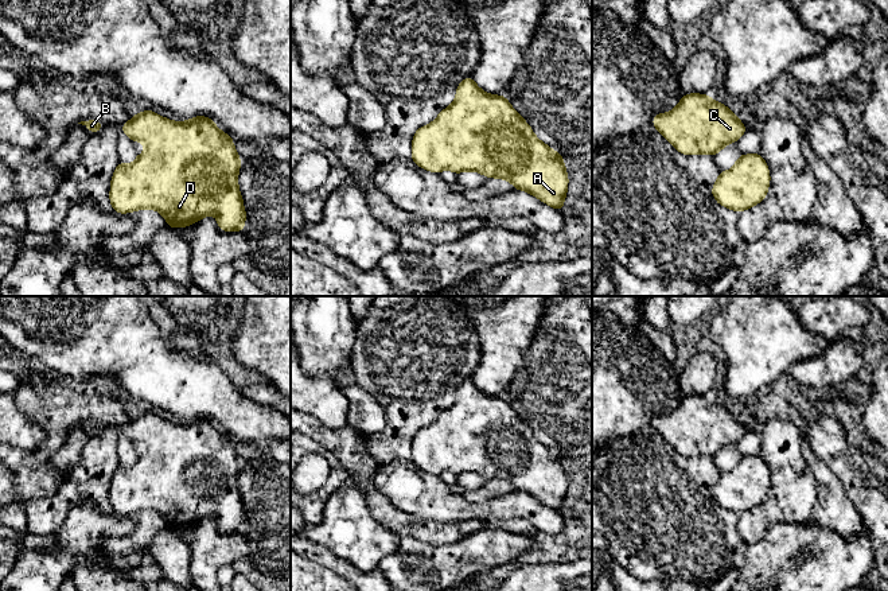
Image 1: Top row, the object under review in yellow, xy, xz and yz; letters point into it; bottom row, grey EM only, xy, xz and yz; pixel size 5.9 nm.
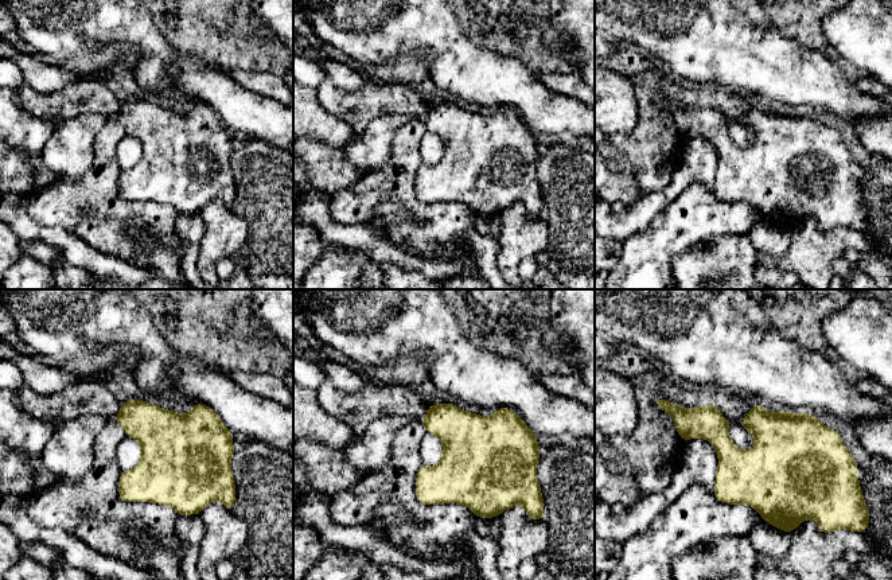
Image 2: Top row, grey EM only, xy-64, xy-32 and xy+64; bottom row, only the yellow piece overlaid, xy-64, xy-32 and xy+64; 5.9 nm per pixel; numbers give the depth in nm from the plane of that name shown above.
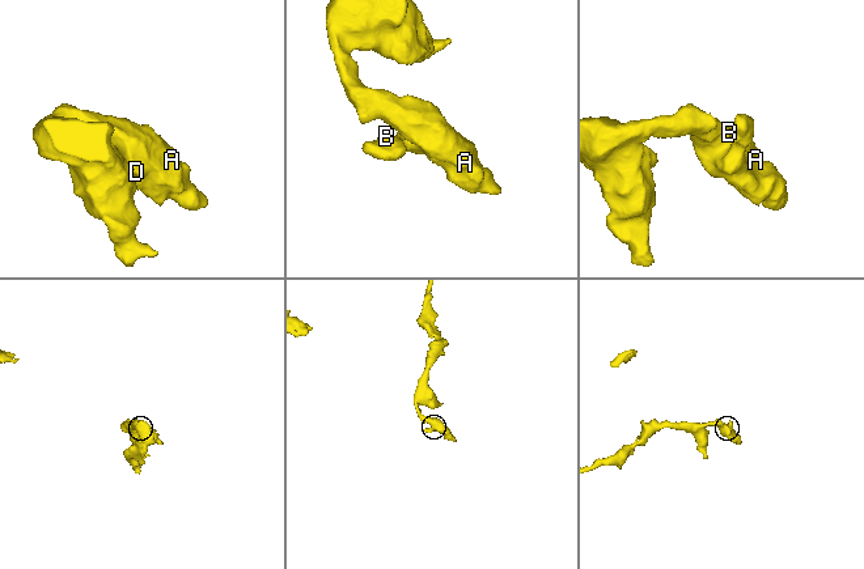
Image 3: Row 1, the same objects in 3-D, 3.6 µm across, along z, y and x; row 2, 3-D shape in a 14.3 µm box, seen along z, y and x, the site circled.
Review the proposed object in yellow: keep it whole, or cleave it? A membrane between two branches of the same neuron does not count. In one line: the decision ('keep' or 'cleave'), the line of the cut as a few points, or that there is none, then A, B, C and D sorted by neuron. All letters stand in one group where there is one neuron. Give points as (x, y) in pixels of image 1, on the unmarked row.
keep | no cut | A B C D

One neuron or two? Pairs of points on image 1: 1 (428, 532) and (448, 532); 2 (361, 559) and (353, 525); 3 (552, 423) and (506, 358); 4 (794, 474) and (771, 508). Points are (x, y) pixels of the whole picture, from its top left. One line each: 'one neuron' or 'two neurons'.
1: one neuron
2: one neuron
3: two neurons
4: one neuron

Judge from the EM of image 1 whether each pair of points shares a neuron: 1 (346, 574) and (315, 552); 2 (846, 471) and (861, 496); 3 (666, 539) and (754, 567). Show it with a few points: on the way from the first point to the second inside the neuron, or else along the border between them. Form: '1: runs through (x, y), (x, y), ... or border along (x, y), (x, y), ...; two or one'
1: runs through (338, 566), (323, 556); one
2: runs through (852, 477), (861, 490); one
3: border along (742, 541), (735, 552), (732, 566); two

